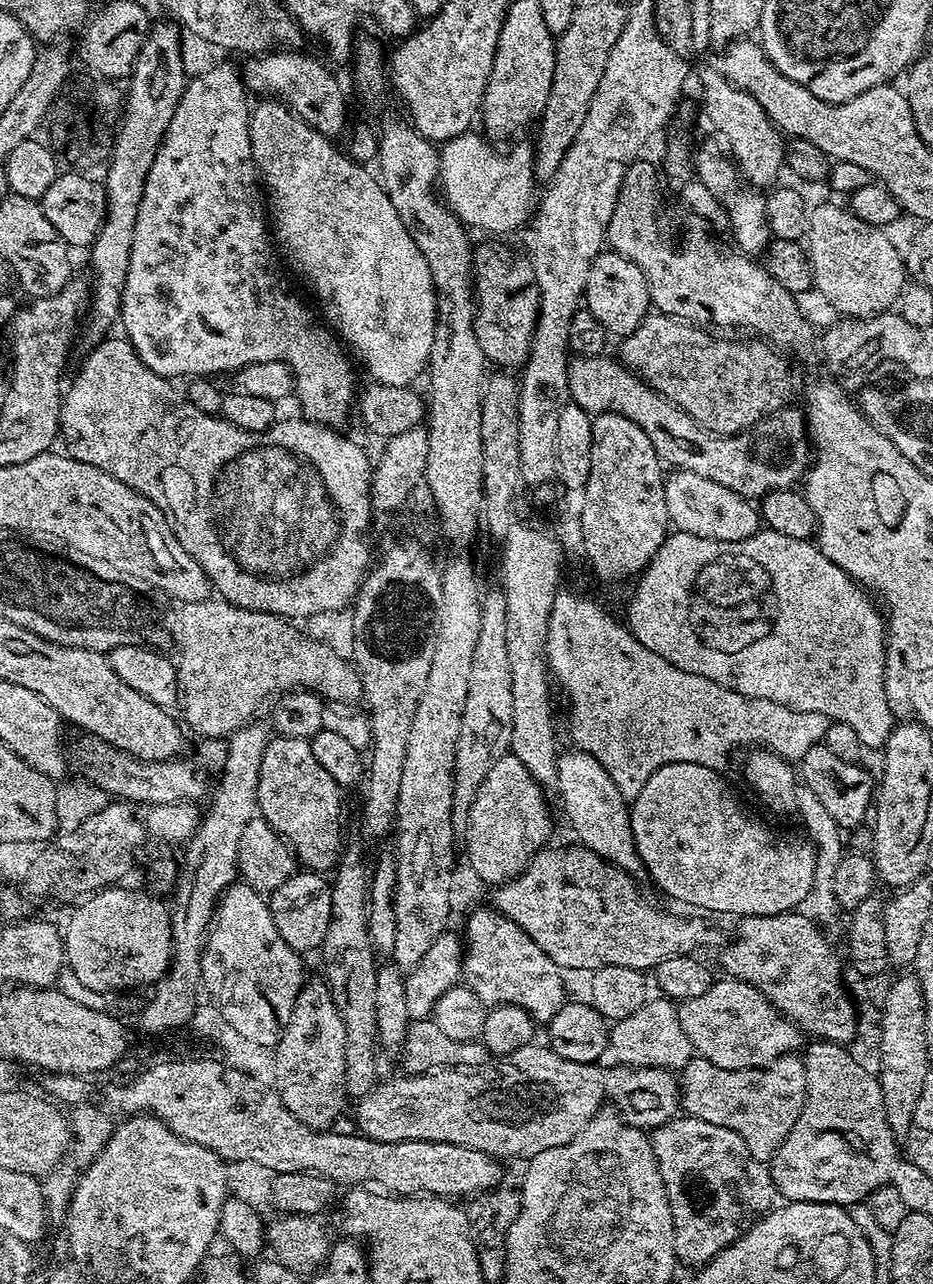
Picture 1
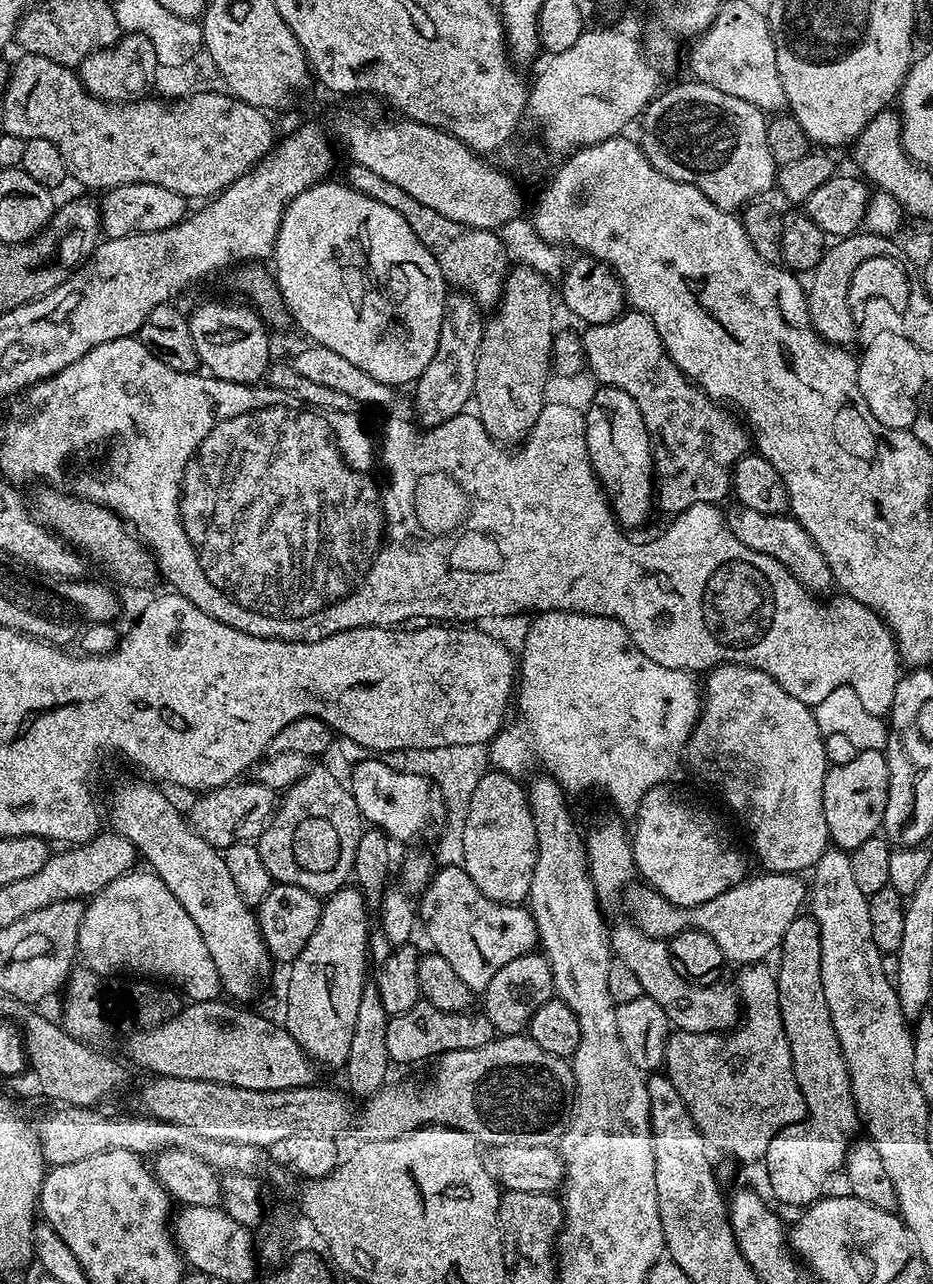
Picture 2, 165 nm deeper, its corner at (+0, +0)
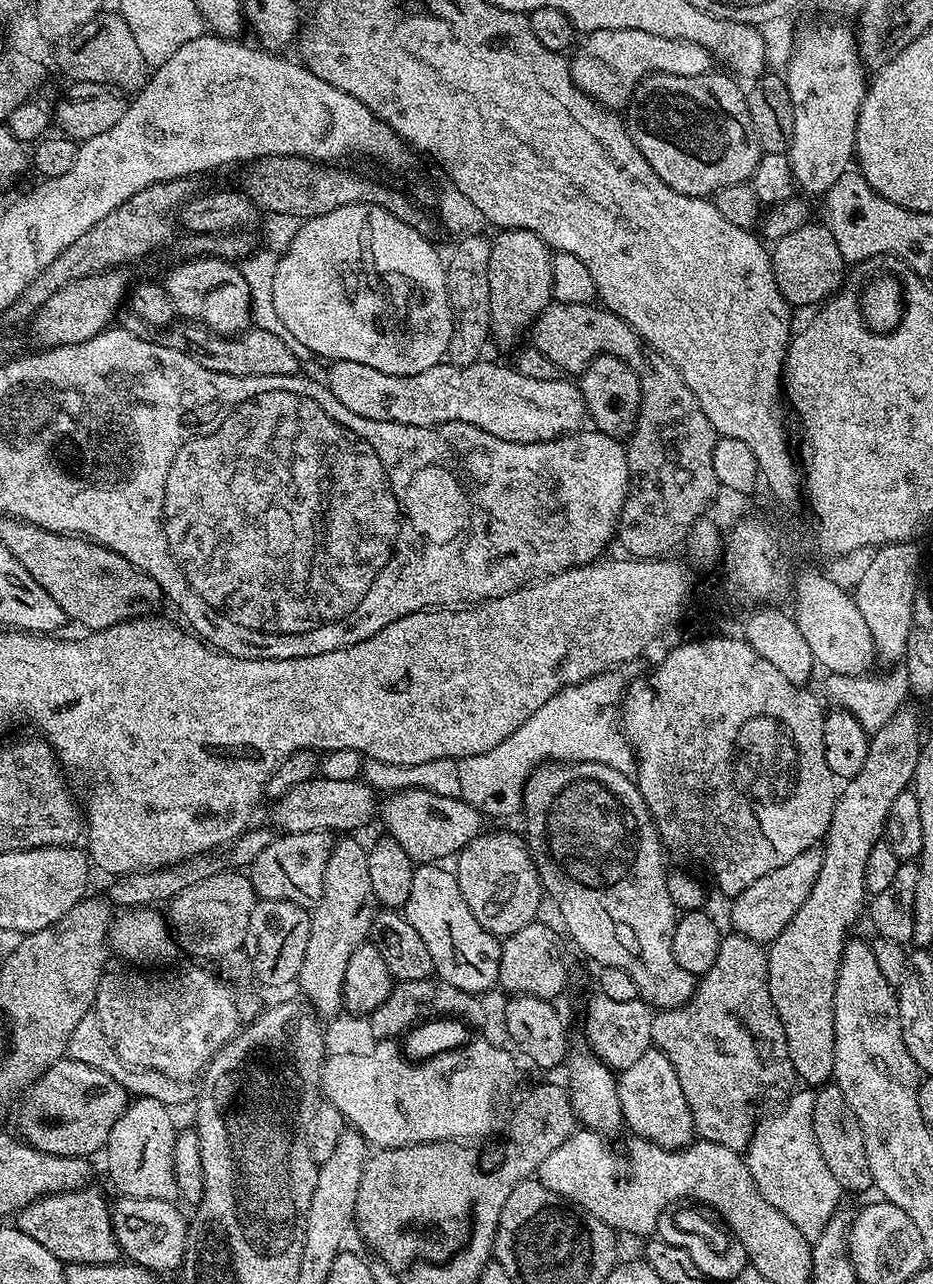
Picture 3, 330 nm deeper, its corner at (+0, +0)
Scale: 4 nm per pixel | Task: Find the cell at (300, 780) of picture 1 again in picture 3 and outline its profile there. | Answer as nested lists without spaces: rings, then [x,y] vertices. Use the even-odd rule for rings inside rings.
[[[289,832],[277,835],[252,863],[250,879],[257,897],[262,900],[285,900],[313,909],[324,893],[326,862],[330,860],[332,832]]]

